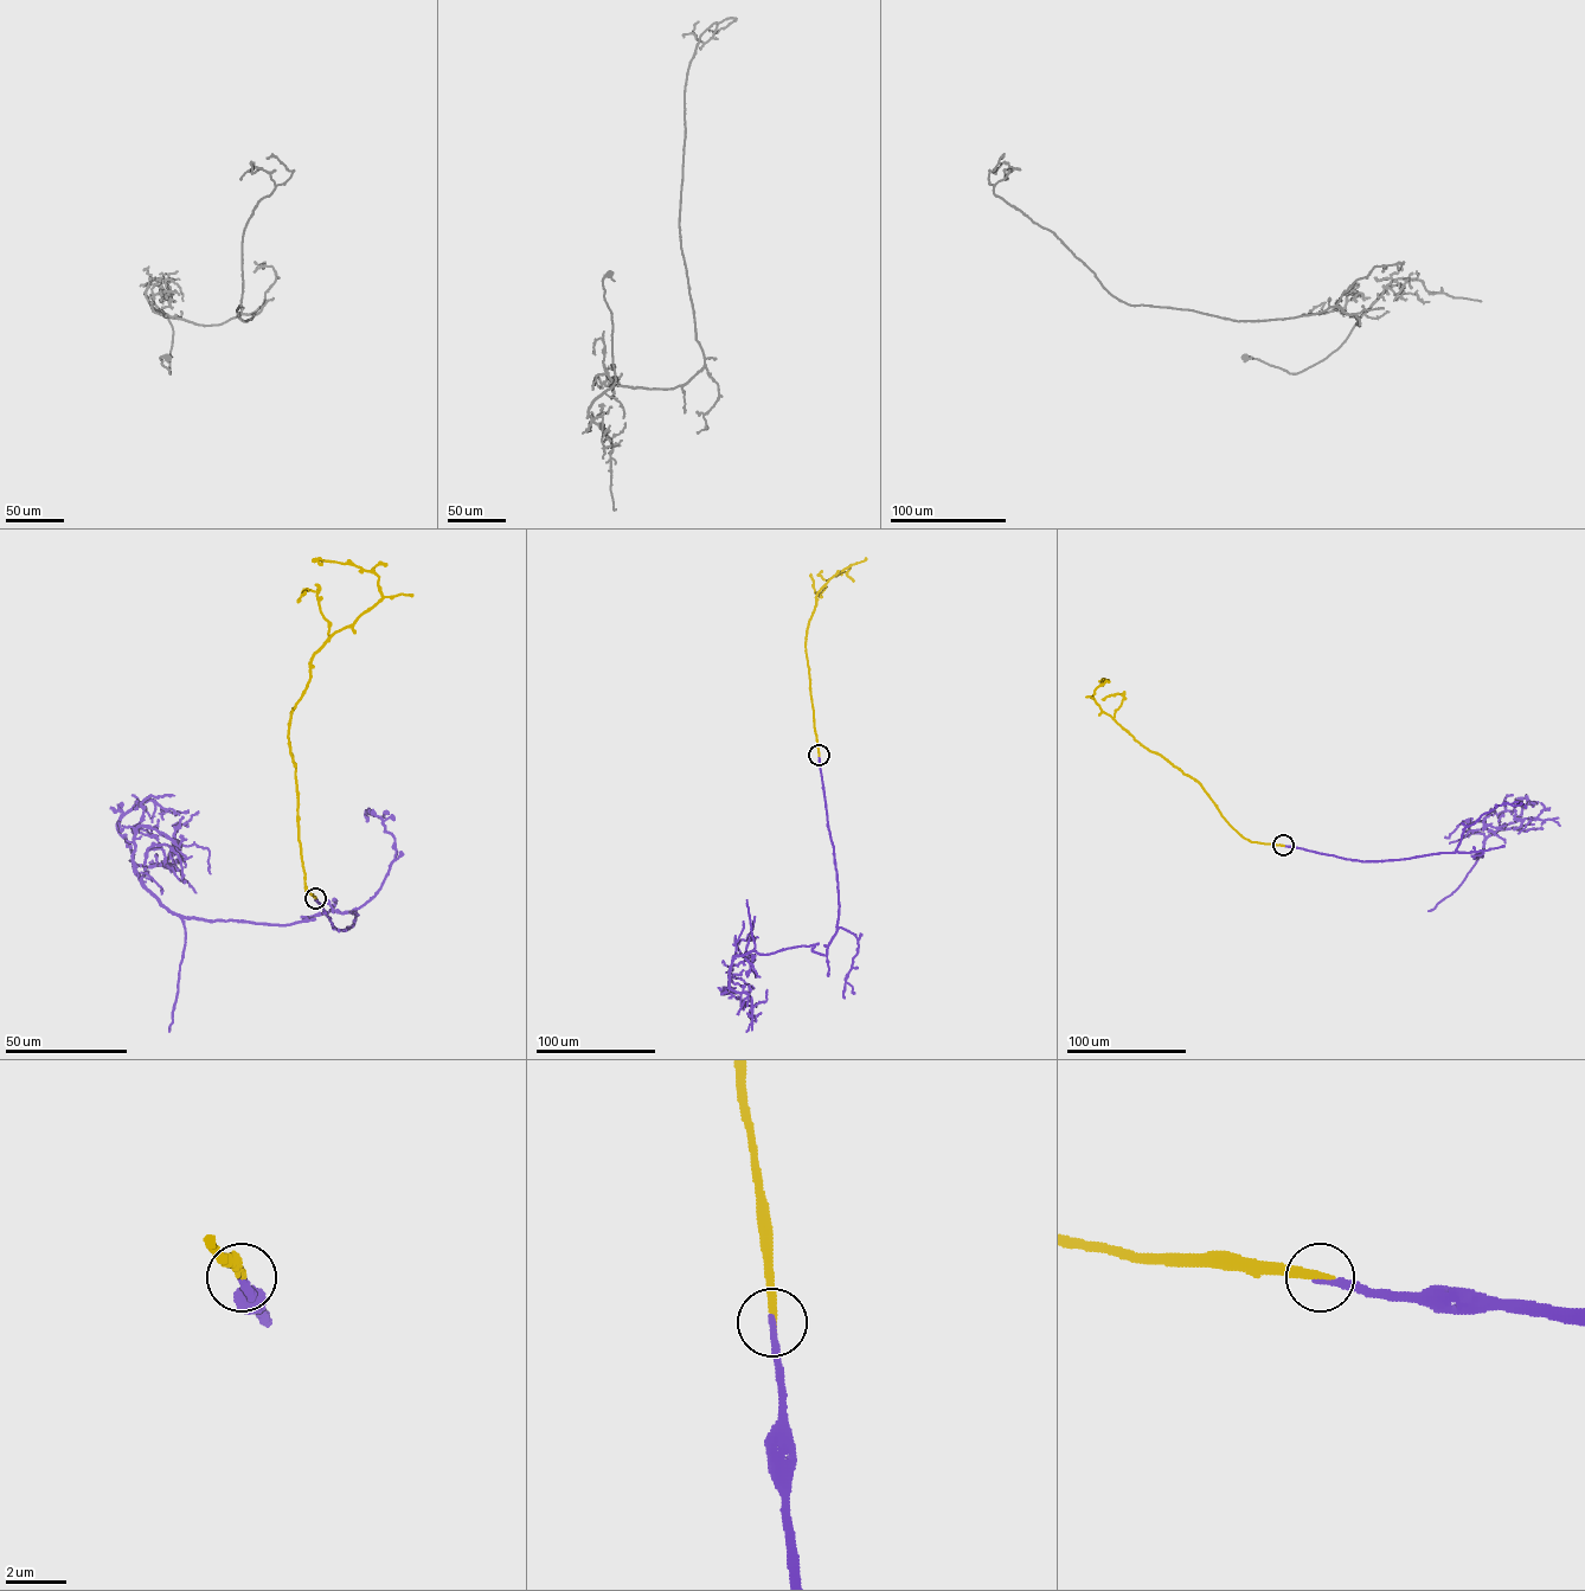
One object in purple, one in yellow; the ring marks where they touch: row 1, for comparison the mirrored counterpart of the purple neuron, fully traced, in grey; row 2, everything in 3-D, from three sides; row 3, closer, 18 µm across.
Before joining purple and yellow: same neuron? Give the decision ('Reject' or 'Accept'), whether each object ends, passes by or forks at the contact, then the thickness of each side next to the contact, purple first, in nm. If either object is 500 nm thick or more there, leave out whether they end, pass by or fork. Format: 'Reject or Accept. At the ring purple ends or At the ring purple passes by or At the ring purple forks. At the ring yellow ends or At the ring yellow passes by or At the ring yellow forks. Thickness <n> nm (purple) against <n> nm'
Accept. At the ring purple ends. At the ring yellow ends. Thickness 240 nm (purple) against 280 nm

